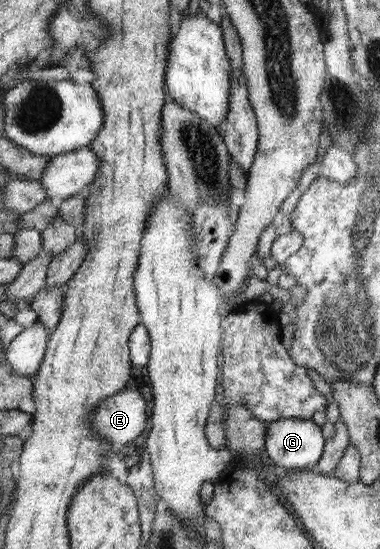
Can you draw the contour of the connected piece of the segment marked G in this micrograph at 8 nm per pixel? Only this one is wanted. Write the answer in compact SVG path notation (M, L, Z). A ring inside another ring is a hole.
M302 418L272 422L266 433L268 459L287 471L313 470L324 454L325 444L322 427Z

